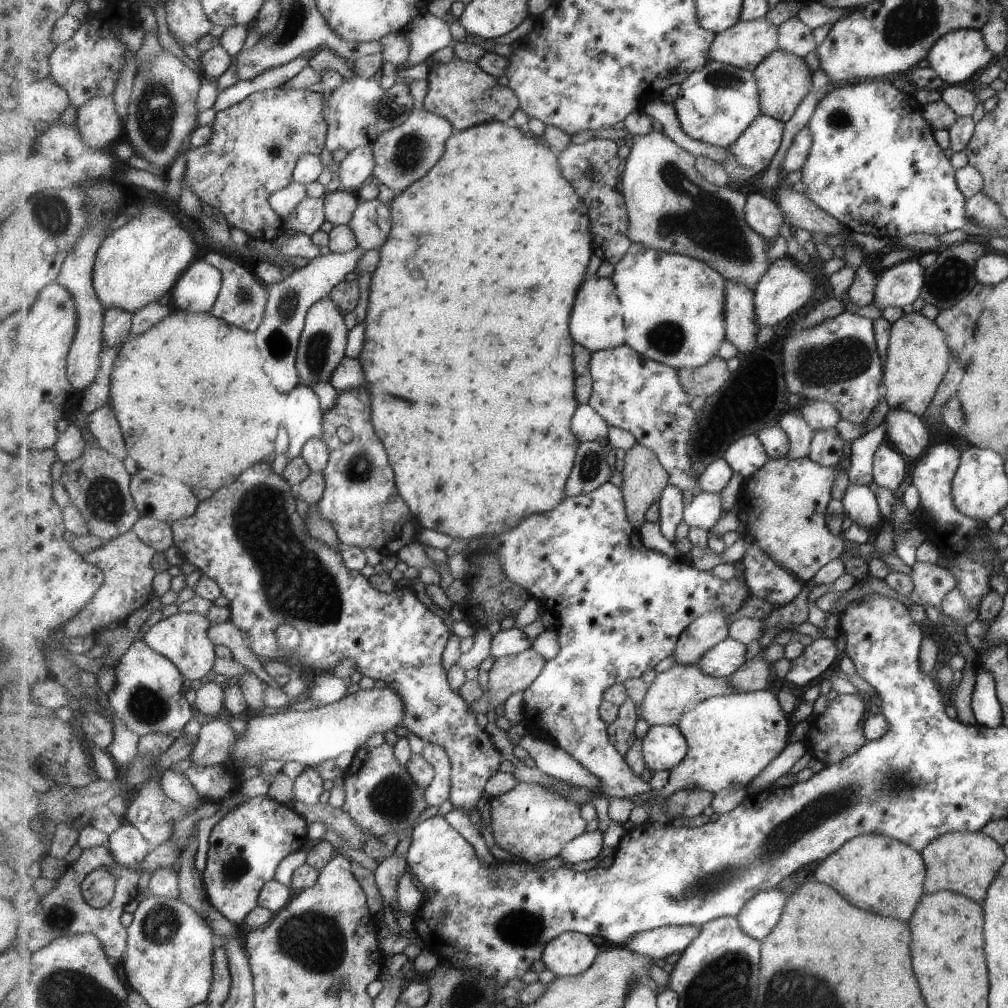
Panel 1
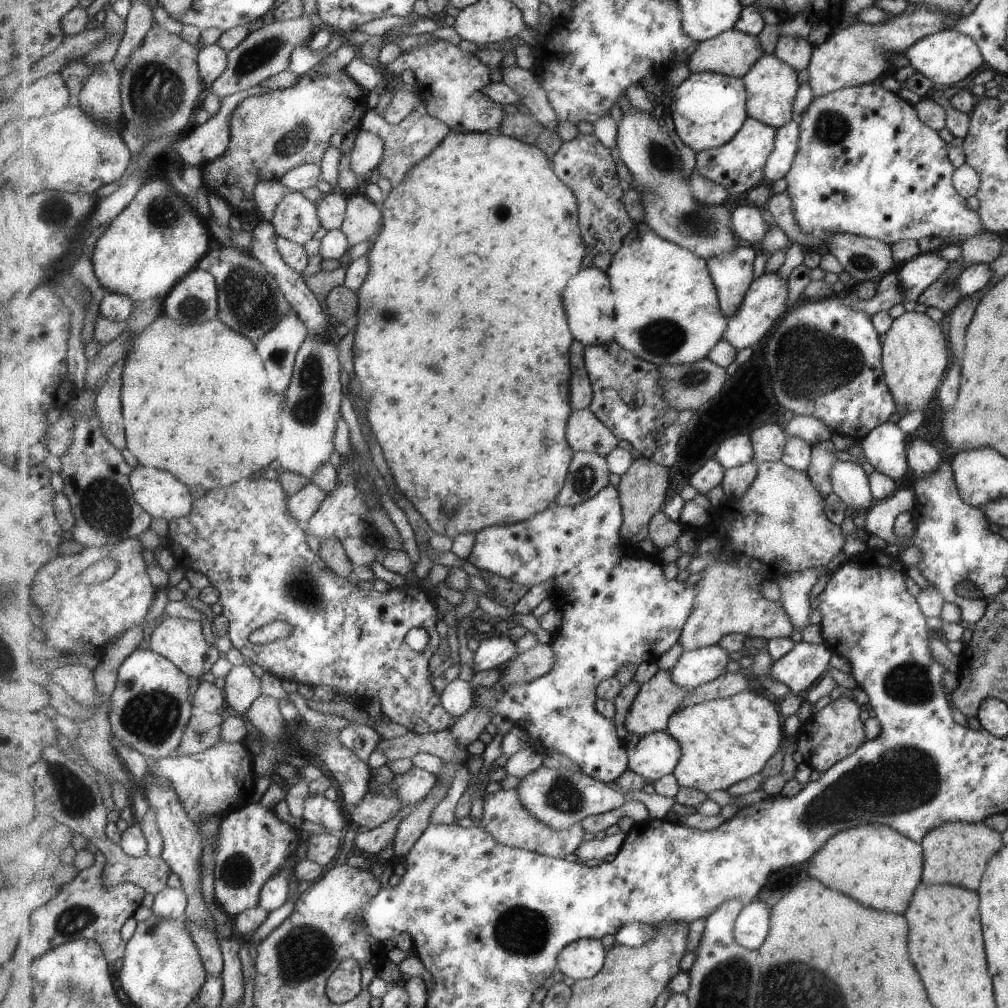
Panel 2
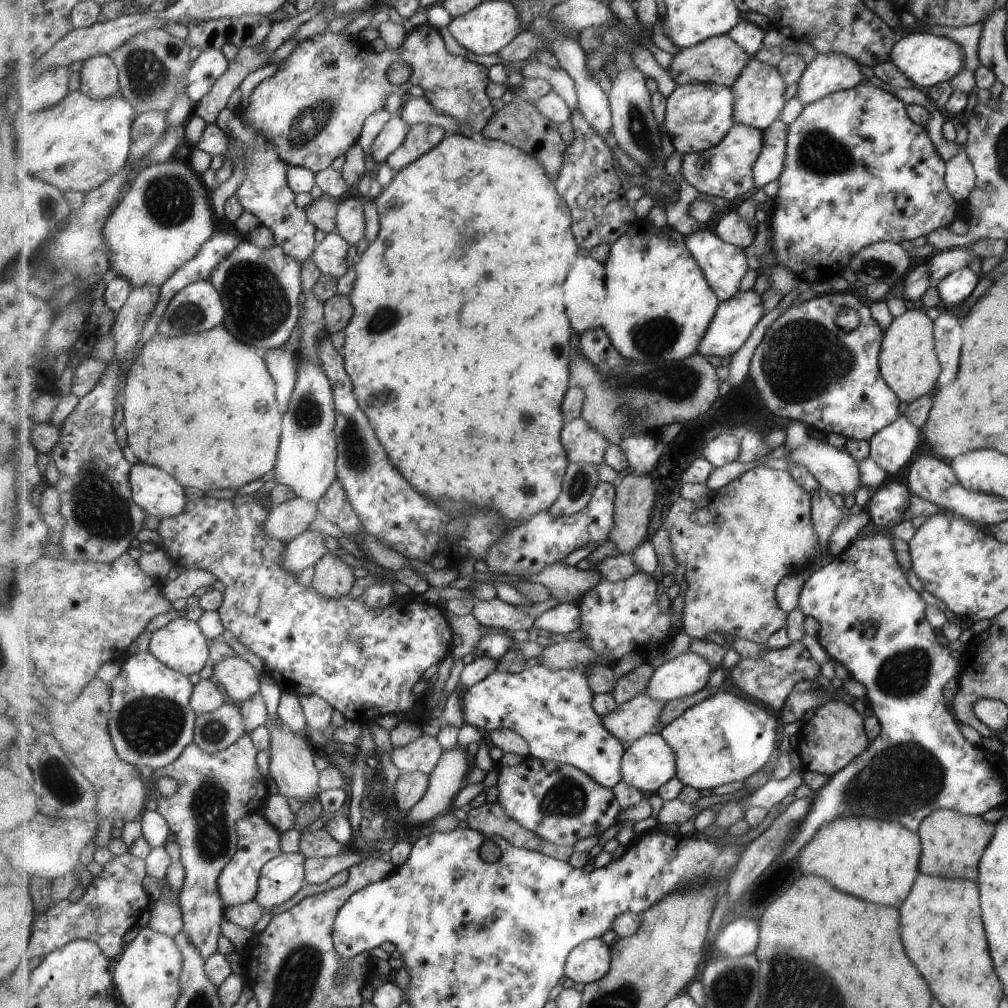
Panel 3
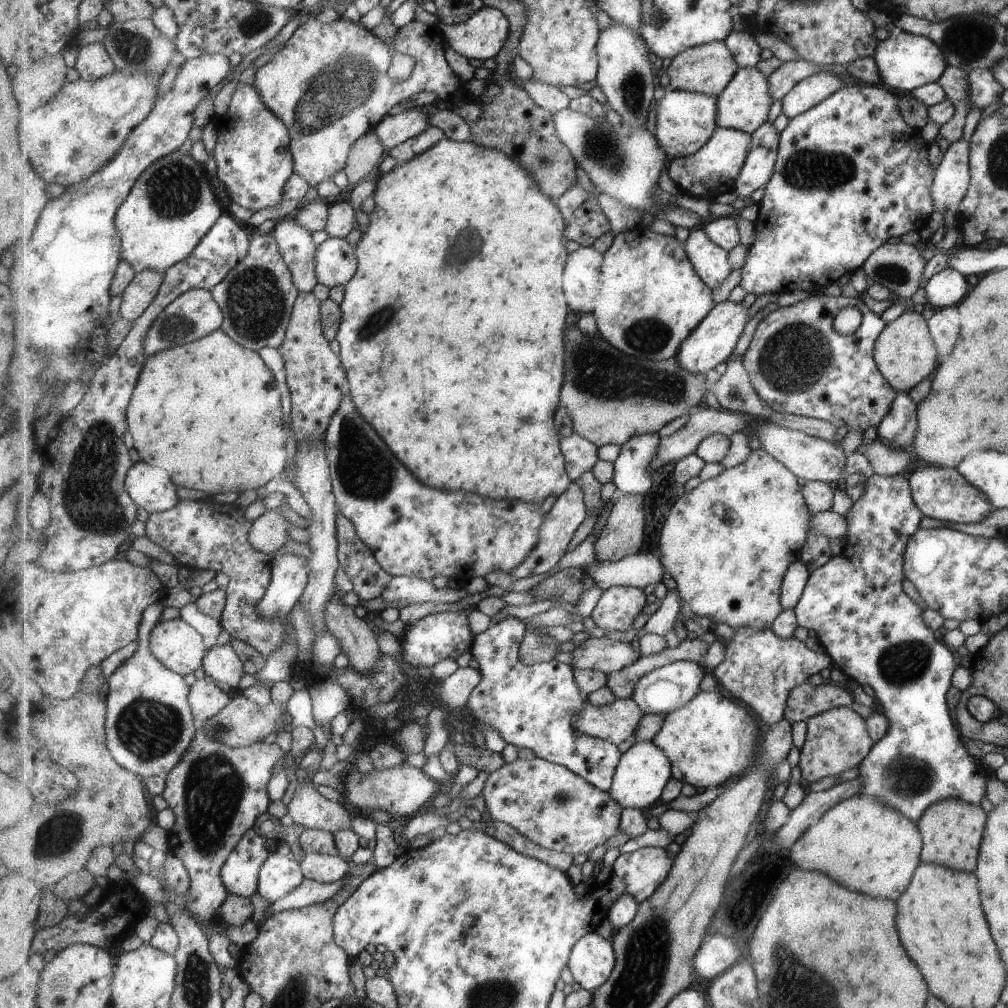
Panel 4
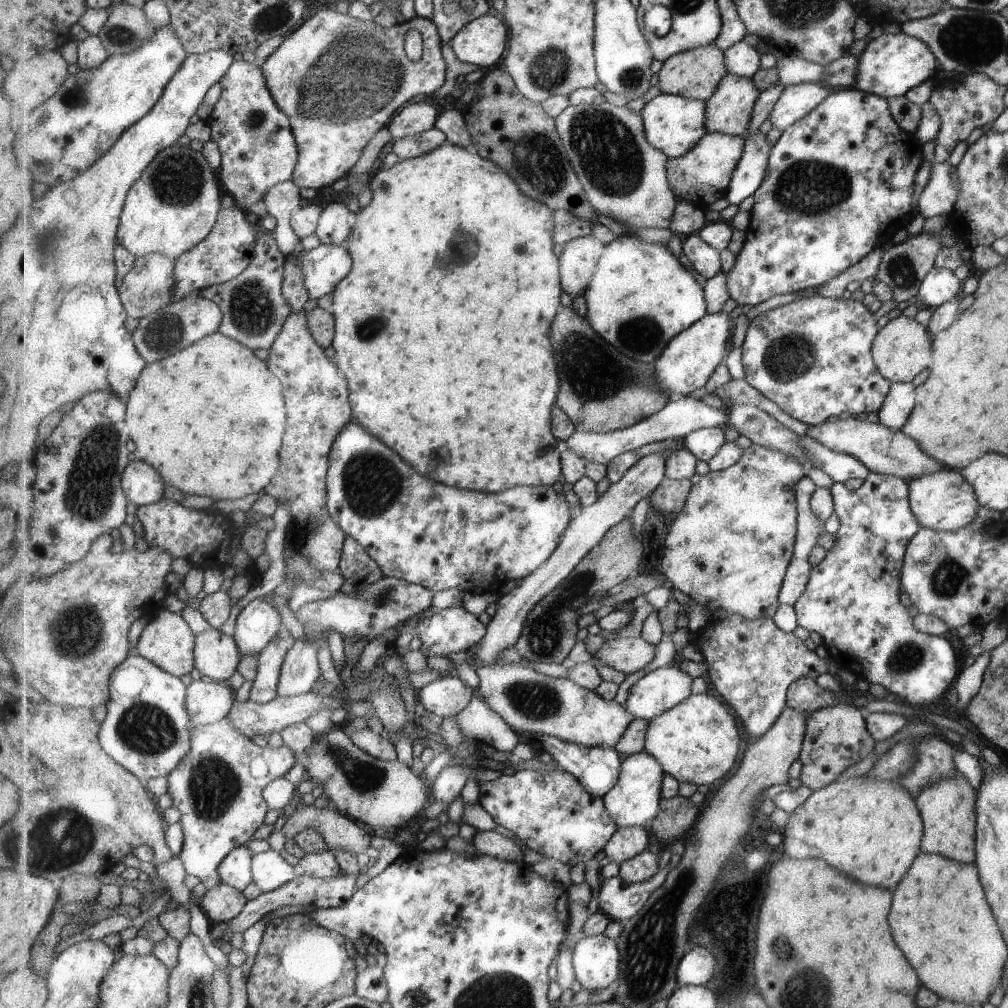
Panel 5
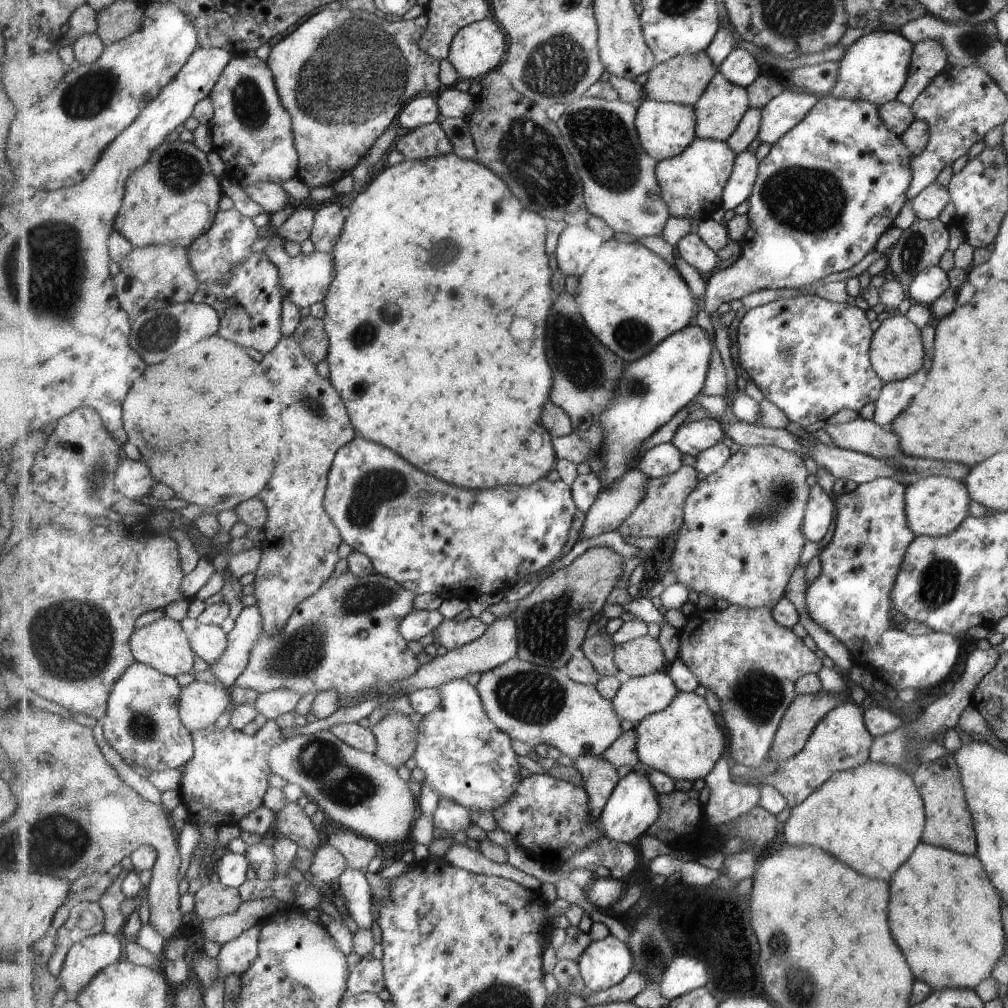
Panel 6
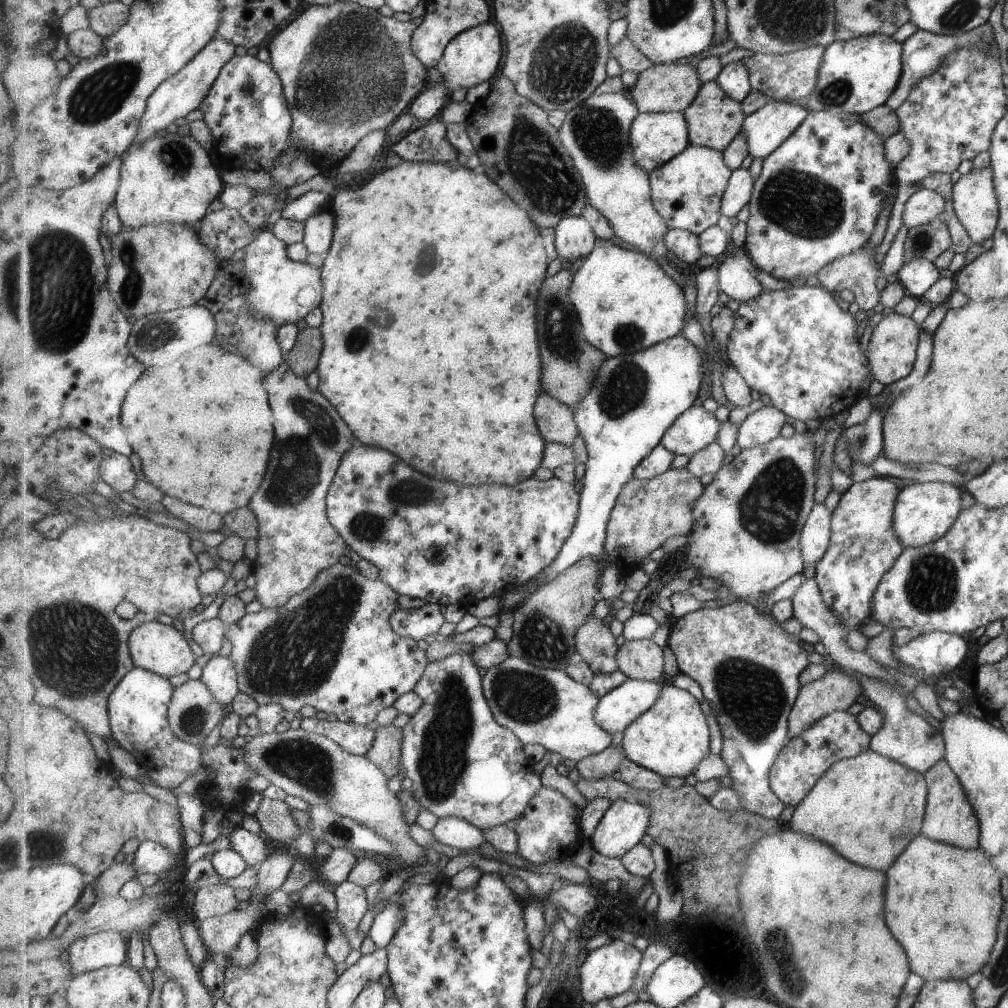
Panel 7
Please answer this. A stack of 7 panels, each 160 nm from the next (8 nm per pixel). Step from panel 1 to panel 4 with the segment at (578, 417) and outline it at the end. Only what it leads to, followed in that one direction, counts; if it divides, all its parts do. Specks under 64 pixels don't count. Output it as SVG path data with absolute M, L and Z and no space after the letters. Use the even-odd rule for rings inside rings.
M573 434L562 439L563 454L566 458L566 469L572 481L591 471L600 459L599 447L580 434Z

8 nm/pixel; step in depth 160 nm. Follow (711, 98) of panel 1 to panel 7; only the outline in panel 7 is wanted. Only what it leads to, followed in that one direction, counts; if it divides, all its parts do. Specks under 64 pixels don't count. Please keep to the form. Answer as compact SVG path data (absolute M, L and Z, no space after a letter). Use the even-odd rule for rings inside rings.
M684 111L639 113L632 124L631 144L637 164L648 173L667 164L675 155L681 154L690 142L690 128Z

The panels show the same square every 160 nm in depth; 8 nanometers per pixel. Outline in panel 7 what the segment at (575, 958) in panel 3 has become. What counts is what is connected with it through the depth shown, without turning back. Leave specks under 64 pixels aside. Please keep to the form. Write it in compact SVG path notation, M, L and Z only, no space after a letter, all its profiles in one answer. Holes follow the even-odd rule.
M612 939L607 944L586 953L579 968L583 1000L594 1006L600 1000L610 999L612 996L632 990L643 957L644 953L621 939Z

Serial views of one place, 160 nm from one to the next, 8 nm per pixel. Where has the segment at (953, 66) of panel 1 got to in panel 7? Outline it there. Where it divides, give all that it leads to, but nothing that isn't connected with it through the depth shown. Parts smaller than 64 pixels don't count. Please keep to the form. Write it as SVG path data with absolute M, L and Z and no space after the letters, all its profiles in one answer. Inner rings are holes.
M882 34L859 35L829 43L823 53L816 89L803 104L811 111L860 115L882 105L902 74L902 43Z

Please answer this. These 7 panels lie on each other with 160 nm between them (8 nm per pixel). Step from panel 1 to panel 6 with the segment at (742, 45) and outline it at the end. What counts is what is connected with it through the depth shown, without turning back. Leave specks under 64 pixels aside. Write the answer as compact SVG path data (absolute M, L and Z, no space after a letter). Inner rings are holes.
M707 51L694 55L677 55L665 63L657 63L649 72L649 79L644 85L646 98L695 106L719 71L720 67L714 63Z

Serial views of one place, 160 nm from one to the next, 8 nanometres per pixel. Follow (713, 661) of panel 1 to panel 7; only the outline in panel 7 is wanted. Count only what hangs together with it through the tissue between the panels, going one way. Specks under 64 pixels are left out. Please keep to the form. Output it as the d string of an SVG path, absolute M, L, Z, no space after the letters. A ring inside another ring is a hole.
M627 679L620 687L605 695L595 709L595 718L609 732L624 732L644 712L647 712L659 700L660 692L665 688L666 681L648 681L643 679Z

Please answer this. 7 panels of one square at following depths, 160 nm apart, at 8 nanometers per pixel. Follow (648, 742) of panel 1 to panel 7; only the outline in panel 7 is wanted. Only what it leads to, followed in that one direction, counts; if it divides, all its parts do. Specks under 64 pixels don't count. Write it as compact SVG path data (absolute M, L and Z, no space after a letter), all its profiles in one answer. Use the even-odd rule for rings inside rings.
M613 801L591 838L592 845L603 856L622 859L643 840L651 819L651 809L645 803Z

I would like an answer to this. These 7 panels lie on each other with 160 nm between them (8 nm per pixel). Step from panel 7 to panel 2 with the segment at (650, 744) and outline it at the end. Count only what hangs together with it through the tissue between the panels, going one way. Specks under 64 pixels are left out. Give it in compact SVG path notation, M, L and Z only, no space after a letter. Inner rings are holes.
M750 689L734 694L729 698L703 701L690 707L679 709L672 717L667 732L673 735L682 745L682 759L674 770L681 787L699 789L709 794L717 789L731 788L733 784L751 778L761 772L771 756L786 744L786 733L783 729L784 718L777 706L763 694Z

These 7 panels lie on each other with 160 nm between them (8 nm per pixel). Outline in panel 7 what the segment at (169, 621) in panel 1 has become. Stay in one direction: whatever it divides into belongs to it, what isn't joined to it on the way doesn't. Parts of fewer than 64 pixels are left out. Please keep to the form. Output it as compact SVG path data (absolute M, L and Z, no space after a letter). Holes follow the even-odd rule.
M155 620L143 623L131 633L130 651L136 667L146 668L167 678L183 672L188 673L196 663L195 652L187 642L187 638L183 636L183 631L177 630L173 625L165 625Z

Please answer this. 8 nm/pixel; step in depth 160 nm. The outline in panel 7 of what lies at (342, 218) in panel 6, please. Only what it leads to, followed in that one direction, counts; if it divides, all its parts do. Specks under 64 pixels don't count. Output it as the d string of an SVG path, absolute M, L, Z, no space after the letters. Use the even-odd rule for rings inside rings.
M330 210L321 211L305 221L306 235L303 244L310 252L324 257L331 248L336 227L336 216Z

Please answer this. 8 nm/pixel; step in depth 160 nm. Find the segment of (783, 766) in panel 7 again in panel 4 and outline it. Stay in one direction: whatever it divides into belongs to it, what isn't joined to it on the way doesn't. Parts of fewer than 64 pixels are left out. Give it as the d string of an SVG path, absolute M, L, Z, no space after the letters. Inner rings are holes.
M873 473L867 478L865 493L859 500L852 504L851 510L845 515L846 521L848 522L848 529L841 552L833 555L822 567L819 567L811 573L801 600L794 609L797 613L800 626L816 632L817 638L821 643L821 648L823 652L829 656L832 666L840 670L845 676L849 676L850 680L858 685L871 686L874 690L874 696L877 698L877 702L879 702L883 708L882 713L888 722L885 734L879 740L874 741L870 733L865 730L866 720L863 720L859 714L855 714L855 712L851 710L851 707L833 707L812 716L806 722L807 735L804 745L801 748L799 759L799 768L801 768L803 778L810 784L821 780L823 777L833 777L839 775L844 770L858 766L858 778L861 782L860 789L855 795L859 797L871 797L872 799L881 801L883 805L899 810L899 812L910 821L915 820L915 822L917 822L917 819L927 807L941 799L954 798L964 803L969 803L970 805L981 804L983 796L985 796L985 776L988 775L988 772L981 770L981 766L977 764L977 758L973 760L973 758L965 752L965 748L963 748L964 742L959 740L960 734L957 734L957 730L953 728L953 722L951 722L949 712L947 712L945 692L947 692L949 686L951 686L951 684L949 684L949 676L951 676L951 672L953 672L953 668L955 668L953 656L951 656L951 652L949 652L943 644L935 642L933 631L922 619L921 608L915 604L909 596L905 595L905 592L901 592L901 578L903 578L904 575L904 572L901 572L901 554L904 554L903 548L906 548L910 536L918 530L919 520L921 520L922 517L921 509L914 503L913 497L909 494L909 487L910 484L907 484L907 480L901 475L880 477Z

